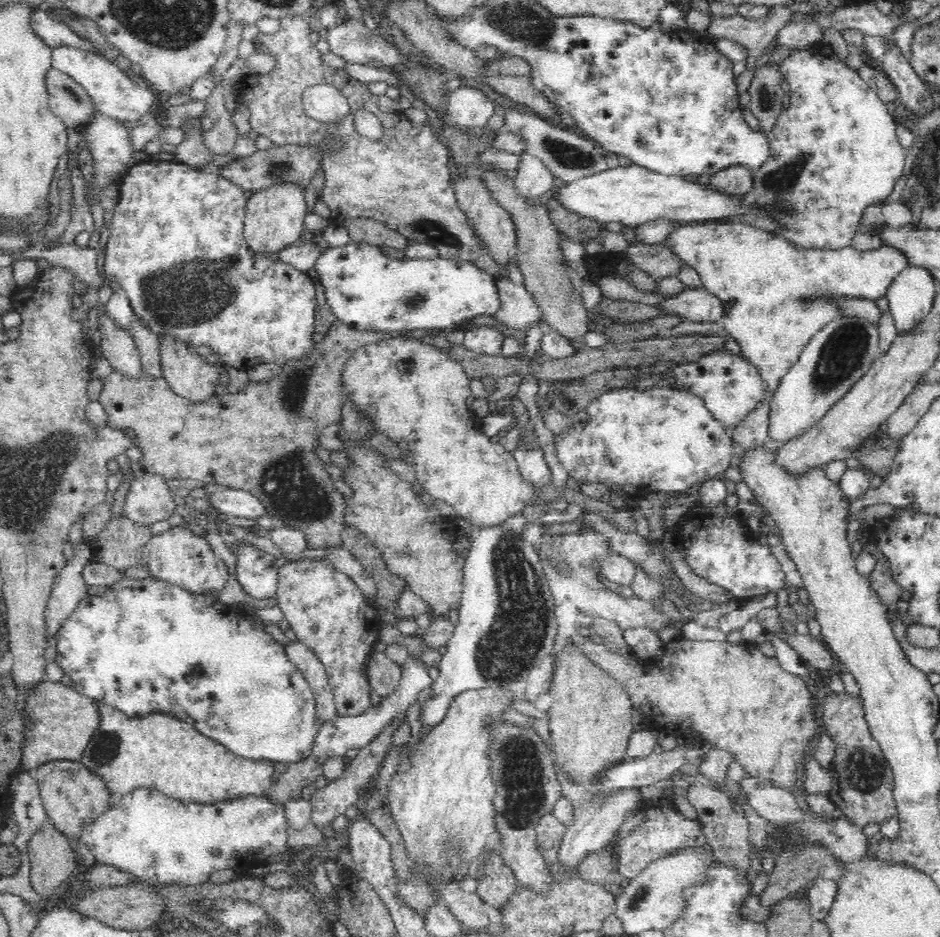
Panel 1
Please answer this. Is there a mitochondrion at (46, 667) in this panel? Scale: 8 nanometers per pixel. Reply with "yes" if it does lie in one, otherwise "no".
no

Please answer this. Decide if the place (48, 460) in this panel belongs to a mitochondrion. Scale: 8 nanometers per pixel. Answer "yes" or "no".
yes

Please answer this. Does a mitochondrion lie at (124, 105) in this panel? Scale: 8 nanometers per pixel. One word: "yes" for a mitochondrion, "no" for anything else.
no

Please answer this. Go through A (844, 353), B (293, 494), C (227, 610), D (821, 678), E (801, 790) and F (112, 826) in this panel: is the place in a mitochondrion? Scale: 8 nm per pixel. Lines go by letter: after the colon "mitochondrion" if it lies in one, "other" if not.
A: mitochondrion
B: mitochondrion
C: other
D: other
E: other
F: other

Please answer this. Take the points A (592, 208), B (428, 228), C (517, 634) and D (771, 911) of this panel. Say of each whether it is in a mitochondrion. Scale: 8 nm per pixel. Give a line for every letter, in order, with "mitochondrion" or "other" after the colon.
A: other
B: mitochondrion
C: mitochondrion
D: other

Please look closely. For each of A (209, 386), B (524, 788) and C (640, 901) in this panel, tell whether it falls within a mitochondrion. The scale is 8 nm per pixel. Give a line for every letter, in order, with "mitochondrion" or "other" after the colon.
A: other
B: mitochondrion
C: mitochondrion

